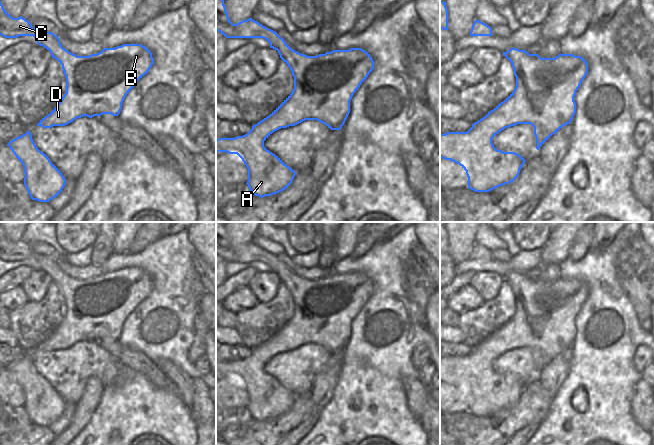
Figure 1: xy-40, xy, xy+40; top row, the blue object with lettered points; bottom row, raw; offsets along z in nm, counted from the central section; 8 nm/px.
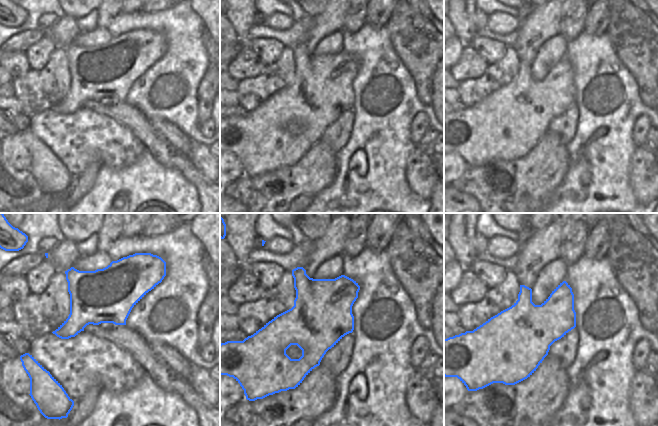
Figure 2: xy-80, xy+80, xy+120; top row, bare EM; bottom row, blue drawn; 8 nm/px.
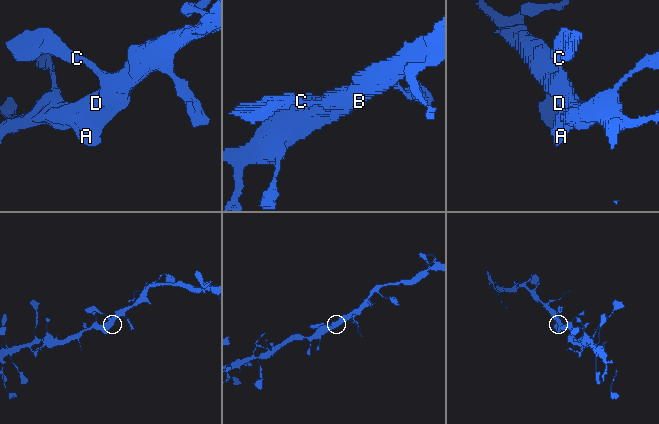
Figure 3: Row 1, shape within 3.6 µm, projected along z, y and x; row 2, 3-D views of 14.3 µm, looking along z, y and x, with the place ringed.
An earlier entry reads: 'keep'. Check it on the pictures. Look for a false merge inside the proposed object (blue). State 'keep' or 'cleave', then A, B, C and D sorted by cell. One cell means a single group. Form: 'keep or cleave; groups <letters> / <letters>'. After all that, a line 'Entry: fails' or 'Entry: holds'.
keep; groups A B C D
Entry: holds

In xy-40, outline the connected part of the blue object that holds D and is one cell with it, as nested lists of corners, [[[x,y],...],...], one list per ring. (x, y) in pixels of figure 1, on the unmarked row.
[[[1,225],[0,259],[5,262],[33,260],[37,267],[49,274],[52,282],[62,289],[66,301],[66,317],[56,331],[37,348],[43,352],[65,350],[83,340],[89,342],[103,338],[118,340],[126,319],[148,297],[154,287],[150,274],[141,268],[123,268],[115,272],[104,272],[97,278],[77,280],[63,272],[60,263],[54,257],[33,252],[22,240],[13,242],[4,233]]]

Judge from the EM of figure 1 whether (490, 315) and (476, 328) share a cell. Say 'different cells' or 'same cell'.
same cell

